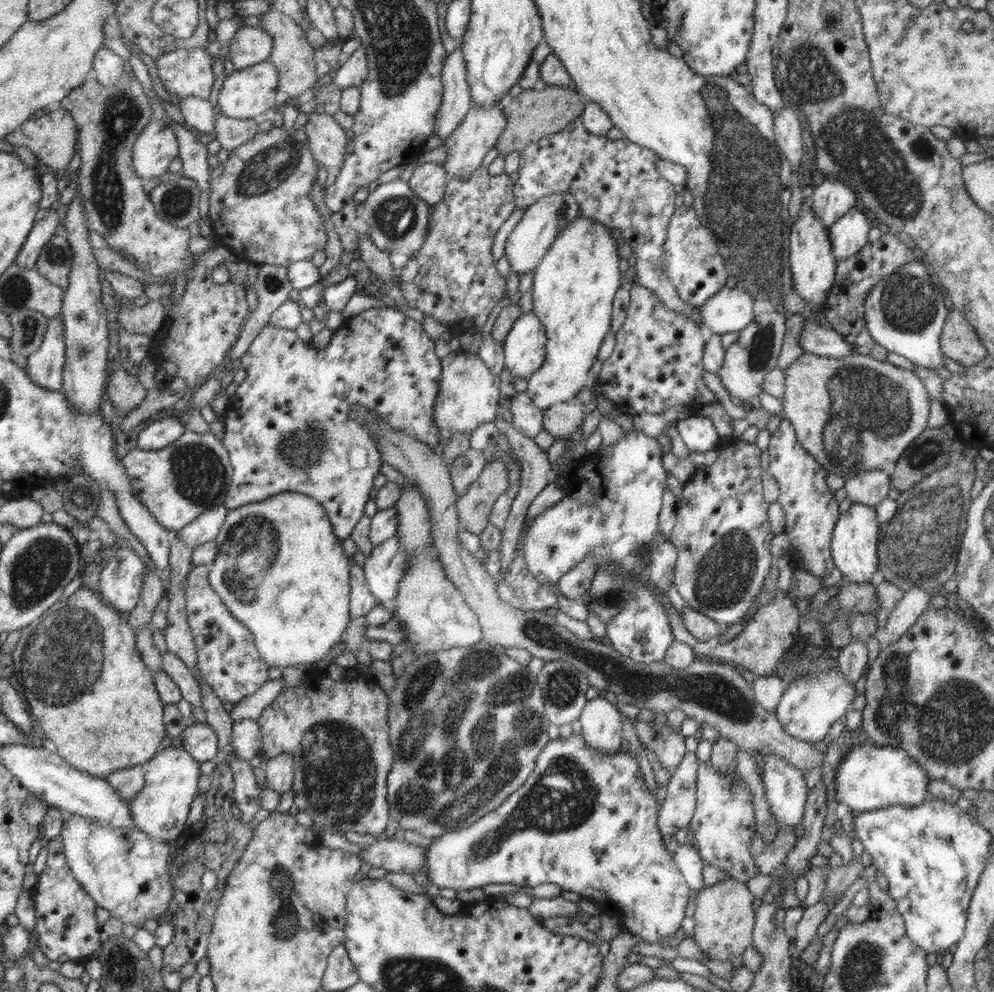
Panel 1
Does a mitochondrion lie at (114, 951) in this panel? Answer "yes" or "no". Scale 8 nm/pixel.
yes

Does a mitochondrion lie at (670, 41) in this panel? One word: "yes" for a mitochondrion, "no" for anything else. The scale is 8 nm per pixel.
no

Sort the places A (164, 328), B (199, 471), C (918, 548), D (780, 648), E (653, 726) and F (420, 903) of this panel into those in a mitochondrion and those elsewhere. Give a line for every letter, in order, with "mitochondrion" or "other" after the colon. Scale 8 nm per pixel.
A: other
B: mitochondrion
C: mitochondrion
D: other
E: mitochondrion
F: other

